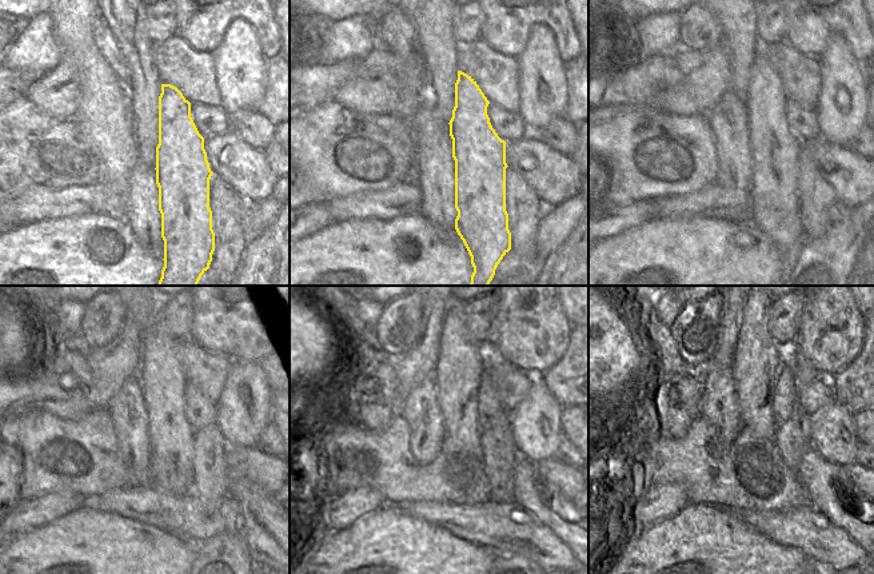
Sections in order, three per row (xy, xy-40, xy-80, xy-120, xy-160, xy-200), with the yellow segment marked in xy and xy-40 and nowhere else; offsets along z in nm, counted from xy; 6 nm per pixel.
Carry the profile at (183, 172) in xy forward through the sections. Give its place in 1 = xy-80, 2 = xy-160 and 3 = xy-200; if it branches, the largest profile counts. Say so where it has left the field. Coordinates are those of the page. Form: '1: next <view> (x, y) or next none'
1: next xy-80 (774, 148)
2: next xy-160 (458, 371)
3: next xy-200 (757, 359)

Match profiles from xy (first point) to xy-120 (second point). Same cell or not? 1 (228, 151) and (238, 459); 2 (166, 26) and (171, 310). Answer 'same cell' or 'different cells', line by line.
1: same cell
2: same cell

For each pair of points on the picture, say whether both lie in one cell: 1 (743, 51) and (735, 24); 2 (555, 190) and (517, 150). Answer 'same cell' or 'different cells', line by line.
1: same cell
2: same cell

